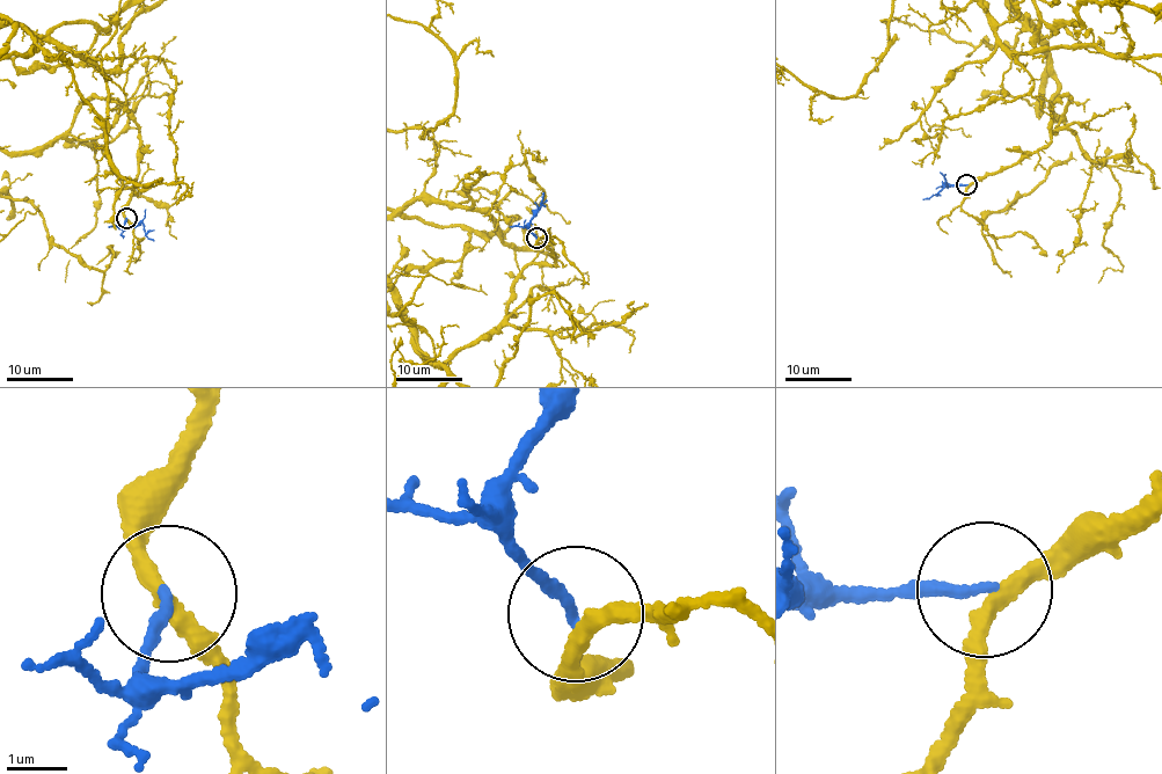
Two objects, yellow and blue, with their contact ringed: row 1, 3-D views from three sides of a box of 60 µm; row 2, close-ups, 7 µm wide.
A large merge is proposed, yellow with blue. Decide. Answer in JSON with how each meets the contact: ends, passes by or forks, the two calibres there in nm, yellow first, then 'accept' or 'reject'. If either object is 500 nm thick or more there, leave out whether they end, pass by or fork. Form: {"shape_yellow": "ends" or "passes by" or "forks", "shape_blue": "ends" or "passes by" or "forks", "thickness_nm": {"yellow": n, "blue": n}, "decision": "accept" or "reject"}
{"shape_yellow": "passes by", "shape_blue": "ends", "thickness_nm": {"yellow": 280, "blue": 190}, "decision": "accept"}

